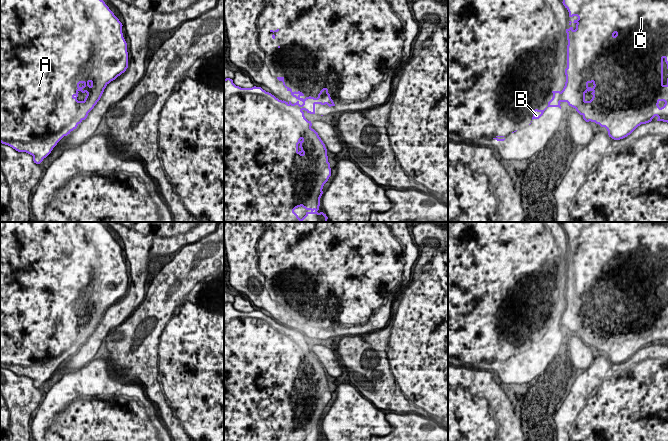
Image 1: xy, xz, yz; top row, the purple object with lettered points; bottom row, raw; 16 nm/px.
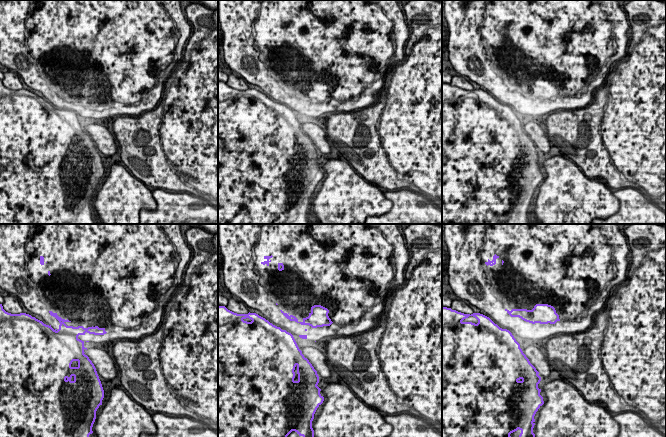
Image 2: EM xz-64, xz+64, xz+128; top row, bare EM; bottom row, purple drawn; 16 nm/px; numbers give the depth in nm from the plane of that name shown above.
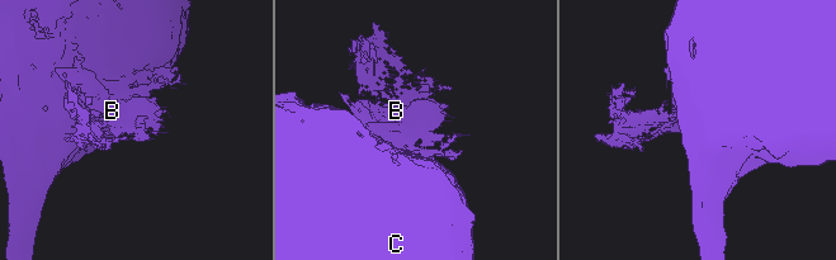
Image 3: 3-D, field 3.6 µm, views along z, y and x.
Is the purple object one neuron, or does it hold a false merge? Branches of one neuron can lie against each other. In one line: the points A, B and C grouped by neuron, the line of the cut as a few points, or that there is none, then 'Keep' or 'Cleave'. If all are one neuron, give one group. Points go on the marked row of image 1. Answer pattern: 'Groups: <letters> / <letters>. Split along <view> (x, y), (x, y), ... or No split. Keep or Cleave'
Groups: A C / B. Split along yz (595, 104), (588, 106), (584, 110), (576, 109). Cleave

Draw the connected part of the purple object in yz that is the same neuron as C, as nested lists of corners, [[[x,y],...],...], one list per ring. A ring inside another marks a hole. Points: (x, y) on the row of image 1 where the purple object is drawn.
[[[563,0],[563,5],[569,12],[569,17],[577,16],[574,20],[576,29],[566,29],[567,33],[567,68],[565,69],[566,82],[562,90],[560,102],[567,102],[569,106],[583,116],[586,122],[595,122],[605,127],[609,137],[620,140],[630,135],[638,126],[652,121],[657,116],[657,121],[668,123],[668,78],[667,84],[663,84],[663,62],[668,69],[668,0]],[[579,104],[588,104],[585,111],[578,111]]]

